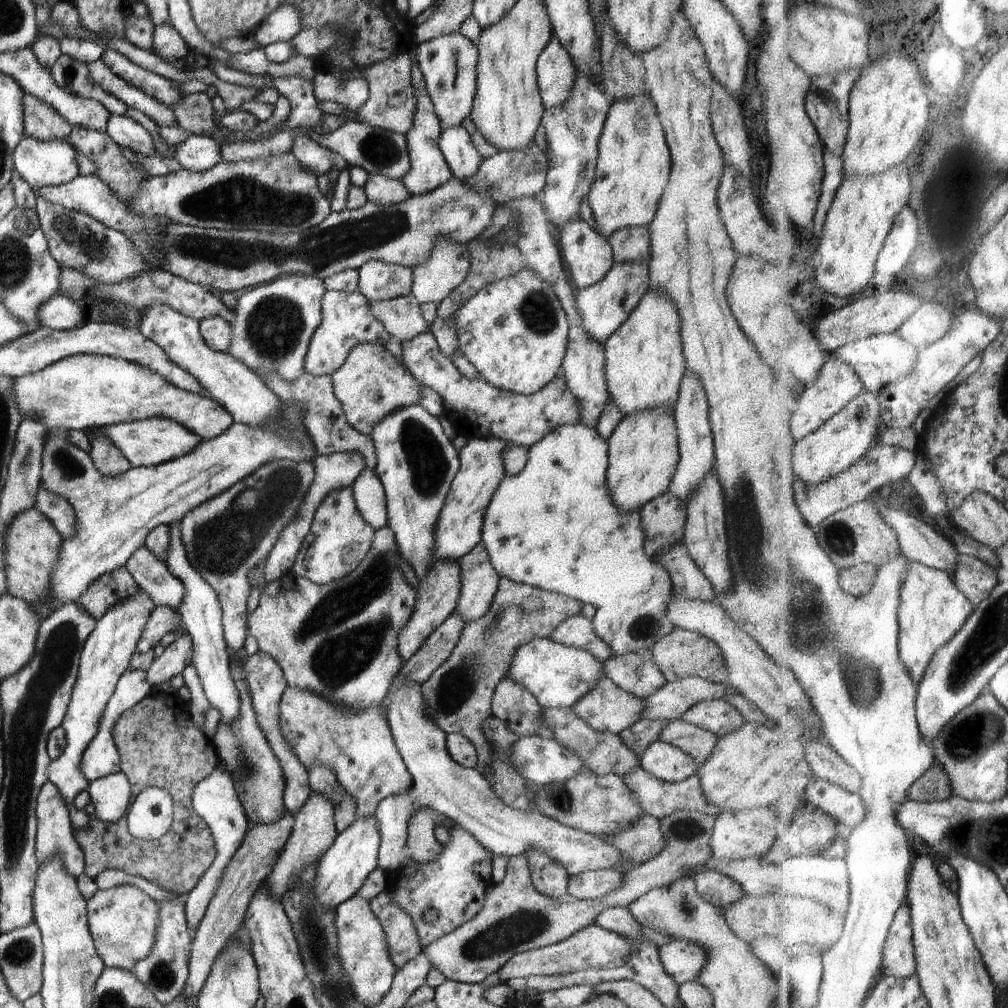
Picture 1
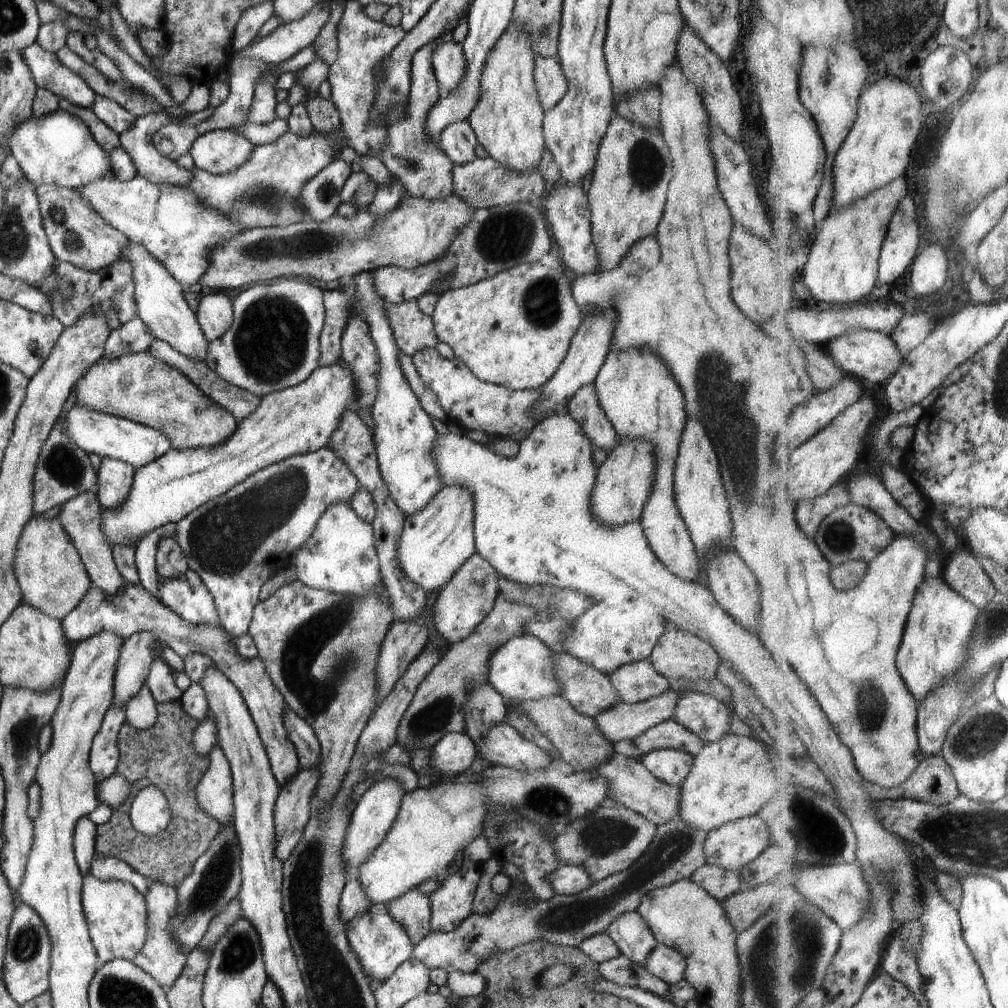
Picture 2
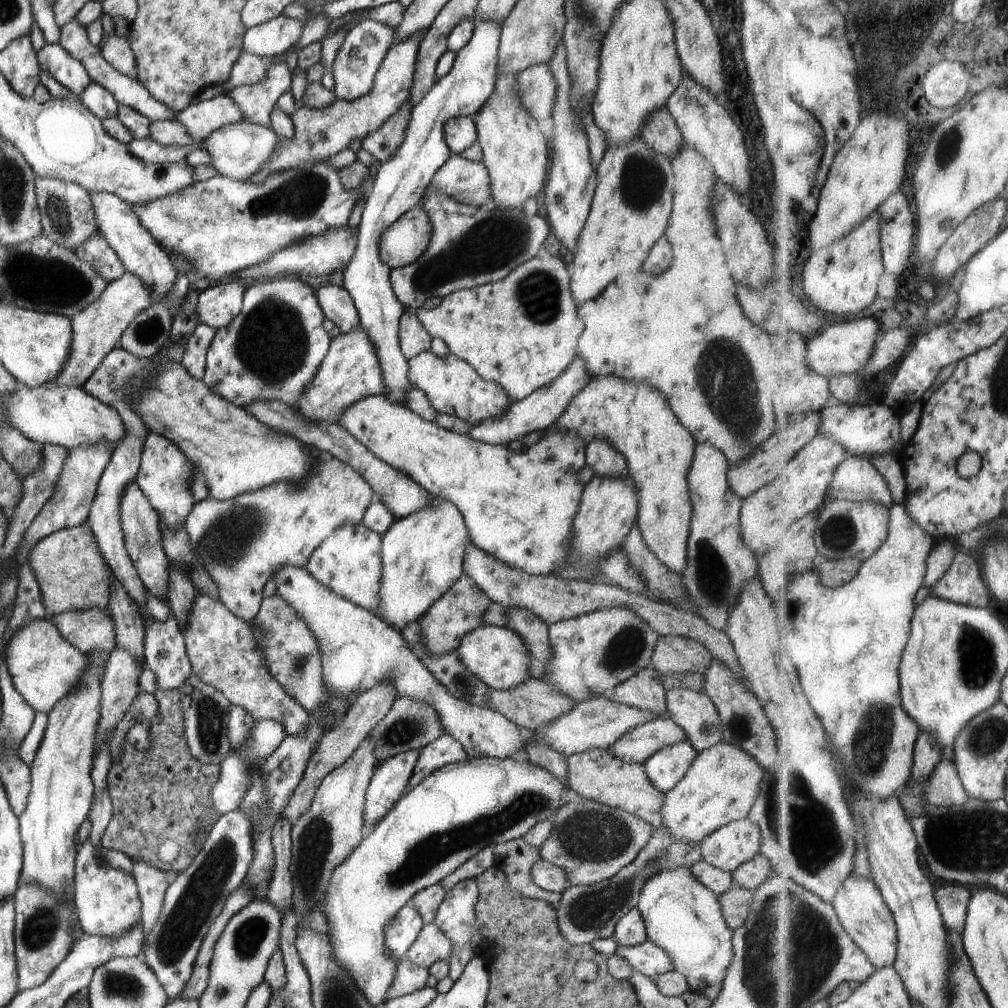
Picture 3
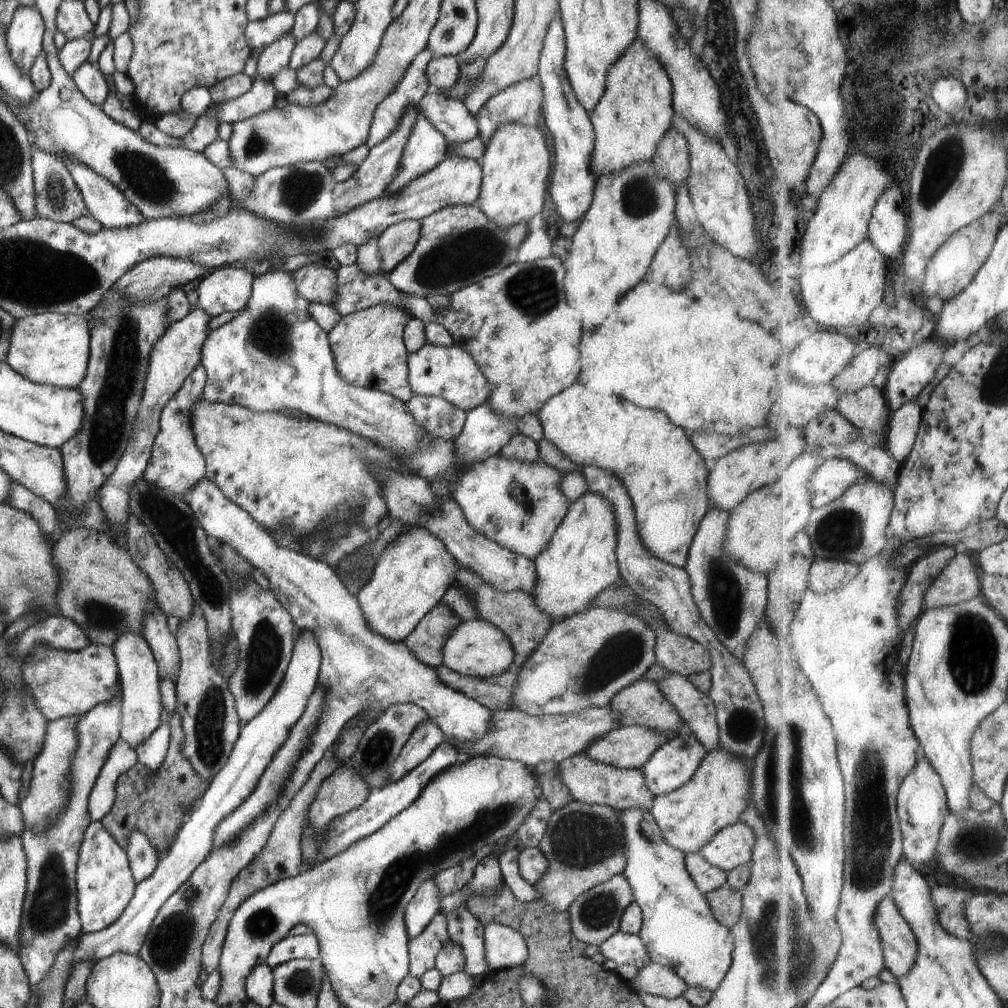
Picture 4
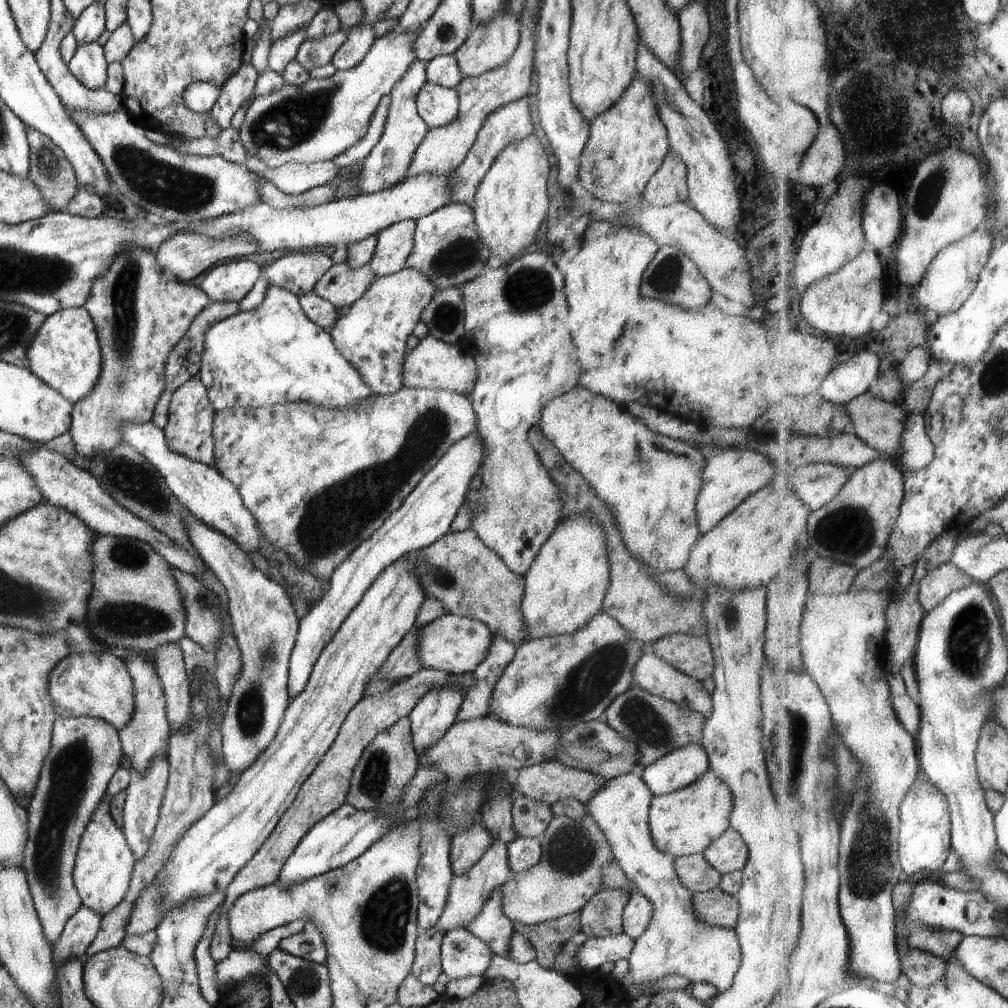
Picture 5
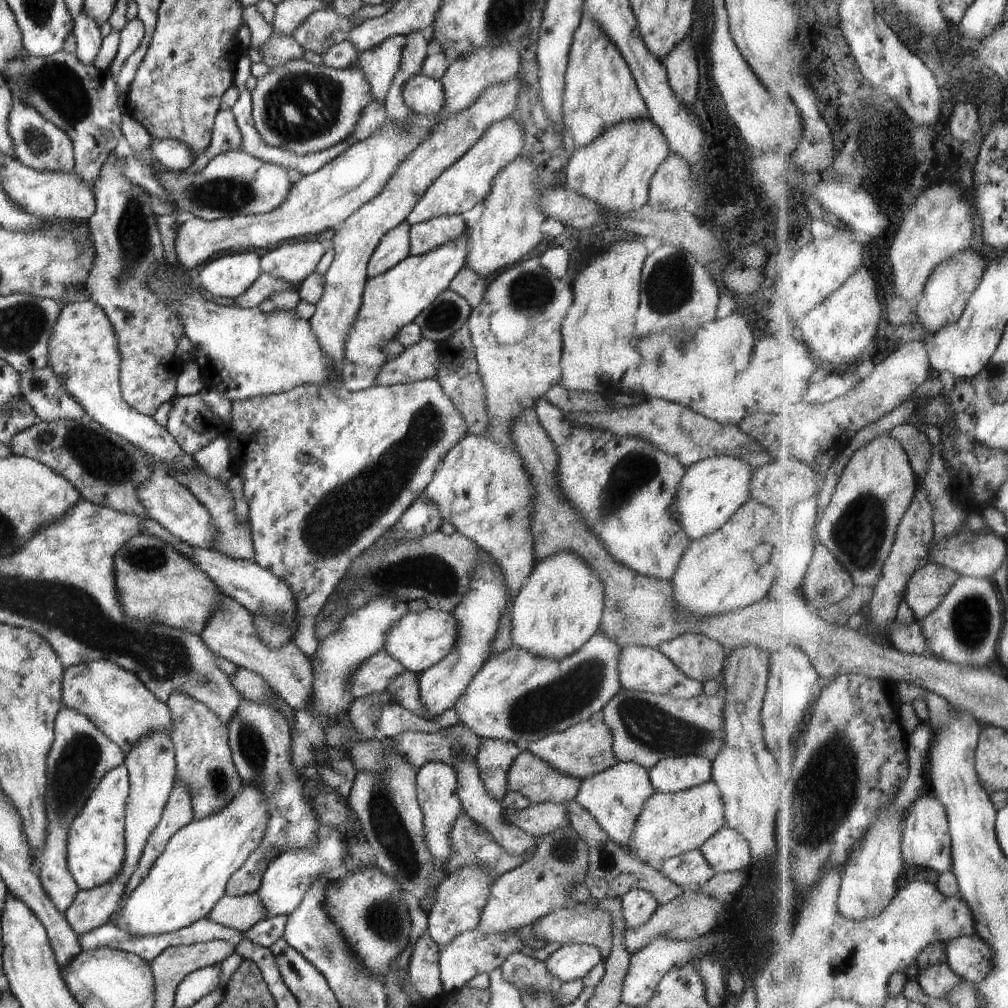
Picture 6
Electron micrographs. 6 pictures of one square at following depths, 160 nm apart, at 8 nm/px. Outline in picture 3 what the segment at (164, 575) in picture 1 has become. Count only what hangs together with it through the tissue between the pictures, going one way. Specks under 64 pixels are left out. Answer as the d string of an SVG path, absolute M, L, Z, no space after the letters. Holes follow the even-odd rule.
M195 590L194 600L186 613L185 625L181 628L185 649L191 664L191 672L200 677L204 684L220 690L231 702L241 706L257 721L272 719L285 728L287 736L301 736L309 725L309 714L272 678L269 670L263 664L263 658L258 653L251 626L236 618L218 599L210 598L206 593Z

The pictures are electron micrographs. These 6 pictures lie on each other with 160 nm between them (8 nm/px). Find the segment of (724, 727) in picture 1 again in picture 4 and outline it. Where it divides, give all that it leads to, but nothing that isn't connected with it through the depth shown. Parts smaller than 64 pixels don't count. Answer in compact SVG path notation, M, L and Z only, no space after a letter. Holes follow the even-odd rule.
M672 674L656 684L706 752L718 750L719 728L713 700L682 675Z

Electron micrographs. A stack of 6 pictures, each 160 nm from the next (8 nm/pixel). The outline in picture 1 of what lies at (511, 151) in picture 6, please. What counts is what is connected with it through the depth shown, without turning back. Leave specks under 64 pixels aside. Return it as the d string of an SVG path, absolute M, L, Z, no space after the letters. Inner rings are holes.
M554 37L538 58L537 84L543 108L561 106L571 96L575 67L568 52Z

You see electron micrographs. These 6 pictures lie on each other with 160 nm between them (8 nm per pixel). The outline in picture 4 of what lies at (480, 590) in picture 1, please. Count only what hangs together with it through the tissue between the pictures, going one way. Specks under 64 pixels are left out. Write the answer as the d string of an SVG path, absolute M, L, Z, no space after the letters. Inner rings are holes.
M438 603L405 638L405 647L427 667L443 665L443 648L454 629L462 623L444 603Z

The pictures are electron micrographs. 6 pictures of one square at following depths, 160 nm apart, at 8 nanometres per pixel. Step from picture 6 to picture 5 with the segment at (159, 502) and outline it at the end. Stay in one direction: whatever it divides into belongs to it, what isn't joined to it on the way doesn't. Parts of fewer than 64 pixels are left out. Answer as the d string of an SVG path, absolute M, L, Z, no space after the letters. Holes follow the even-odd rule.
M188 510L184 514L190 542L225 586L229 598L227 612L241 652L241 671L227 702L221 735L227 768L230 772L244 772L272 742L289 705L289 658L296 642L299 618L284 588L256 568L248 554L235 542L200 522Z

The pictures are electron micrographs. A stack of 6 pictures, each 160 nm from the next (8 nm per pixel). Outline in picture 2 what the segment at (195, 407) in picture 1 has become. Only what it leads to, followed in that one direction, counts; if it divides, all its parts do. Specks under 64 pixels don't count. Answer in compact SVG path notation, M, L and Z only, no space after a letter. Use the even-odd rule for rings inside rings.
M128 354L114 360L103 358L80 376L72 390L77 394L78 406L154 428L170 440L174 450L214 448L230 440L238 426L238 420L205 396L188 376L152 354Z

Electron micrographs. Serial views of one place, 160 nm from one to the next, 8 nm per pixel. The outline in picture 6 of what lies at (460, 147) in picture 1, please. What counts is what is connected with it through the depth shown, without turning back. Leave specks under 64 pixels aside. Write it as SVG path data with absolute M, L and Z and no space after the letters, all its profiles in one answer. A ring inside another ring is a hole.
M422 73L413 76L405 84L403 99L416 115L442 117L445 94L440 81Z

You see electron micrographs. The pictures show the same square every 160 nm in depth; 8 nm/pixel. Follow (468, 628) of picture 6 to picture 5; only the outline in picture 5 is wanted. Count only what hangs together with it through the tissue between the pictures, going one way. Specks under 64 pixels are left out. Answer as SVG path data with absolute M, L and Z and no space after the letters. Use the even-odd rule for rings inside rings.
M445 685L428 691L407 716L411 722L413 747L417 757L439 741L457 722L464 698L459 685Z

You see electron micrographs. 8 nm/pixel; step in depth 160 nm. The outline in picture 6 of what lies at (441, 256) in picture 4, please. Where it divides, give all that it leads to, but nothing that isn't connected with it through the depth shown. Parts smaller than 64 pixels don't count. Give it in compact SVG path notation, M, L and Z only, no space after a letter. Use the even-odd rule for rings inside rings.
M445 214L411 226L410 257L417 257L461 237L467 226L461 214Z

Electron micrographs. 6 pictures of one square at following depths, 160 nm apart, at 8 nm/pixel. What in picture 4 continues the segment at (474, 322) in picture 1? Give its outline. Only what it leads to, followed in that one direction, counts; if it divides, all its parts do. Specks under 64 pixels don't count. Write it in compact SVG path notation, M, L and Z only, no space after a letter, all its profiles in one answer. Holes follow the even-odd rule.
M556 255L525 263L512 263L502 272L486 277L480 282L461 288L448 296L449 305L443 309L433 309L427 299L410 296L397 291L382 273L368 276L356 265L335 266L337 293L334 308L341 317L376 306L392 305L403 309L411 317L425 323L436 323L446 327L455 347L464 349L478 365L491 388L486 404L499 415L511 419L521 419L528 413L537 413L540 407L554 395L571 387L577 381L580 372L579 348L582 322L580 314L572 310L564 300L562 280L566 276L563 261Z

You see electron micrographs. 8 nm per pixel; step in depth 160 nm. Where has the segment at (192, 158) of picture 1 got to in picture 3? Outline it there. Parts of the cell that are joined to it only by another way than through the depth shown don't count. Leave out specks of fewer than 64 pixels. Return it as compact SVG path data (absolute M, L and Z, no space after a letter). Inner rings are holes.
M240 121L237 123L224 125L205 138L201 148L211 155L210 166L214 167L217 174L229 179L246 181L256 171L259 171L263 164L271 159L273 152L279 147L279 140L271 127L264 127L252 124L250 121Z

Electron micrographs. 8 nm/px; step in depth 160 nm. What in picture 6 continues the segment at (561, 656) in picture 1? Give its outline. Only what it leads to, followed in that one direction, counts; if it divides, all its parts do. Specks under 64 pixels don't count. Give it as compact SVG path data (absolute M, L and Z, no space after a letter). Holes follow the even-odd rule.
M426 608L403 616L387 634L384 650L400 661L408 671L423 673L440 662L459 639L459 624L452 613Z

